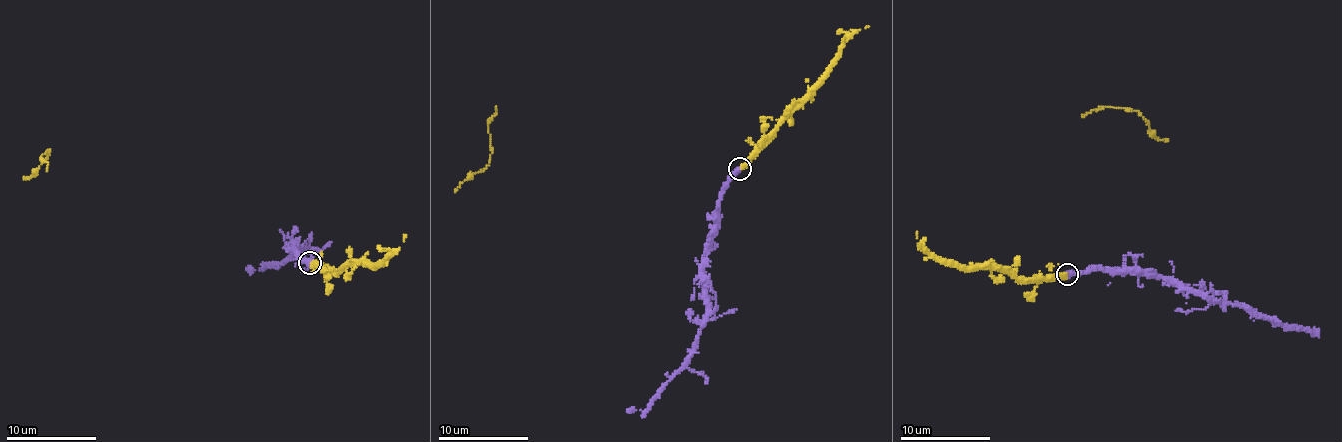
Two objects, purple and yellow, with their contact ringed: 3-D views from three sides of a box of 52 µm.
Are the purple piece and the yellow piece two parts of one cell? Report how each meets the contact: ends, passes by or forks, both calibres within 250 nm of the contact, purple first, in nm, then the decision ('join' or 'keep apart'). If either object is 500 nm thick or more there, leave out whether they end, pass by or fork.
purple ends | yellow ends | 480/440 nm | join

